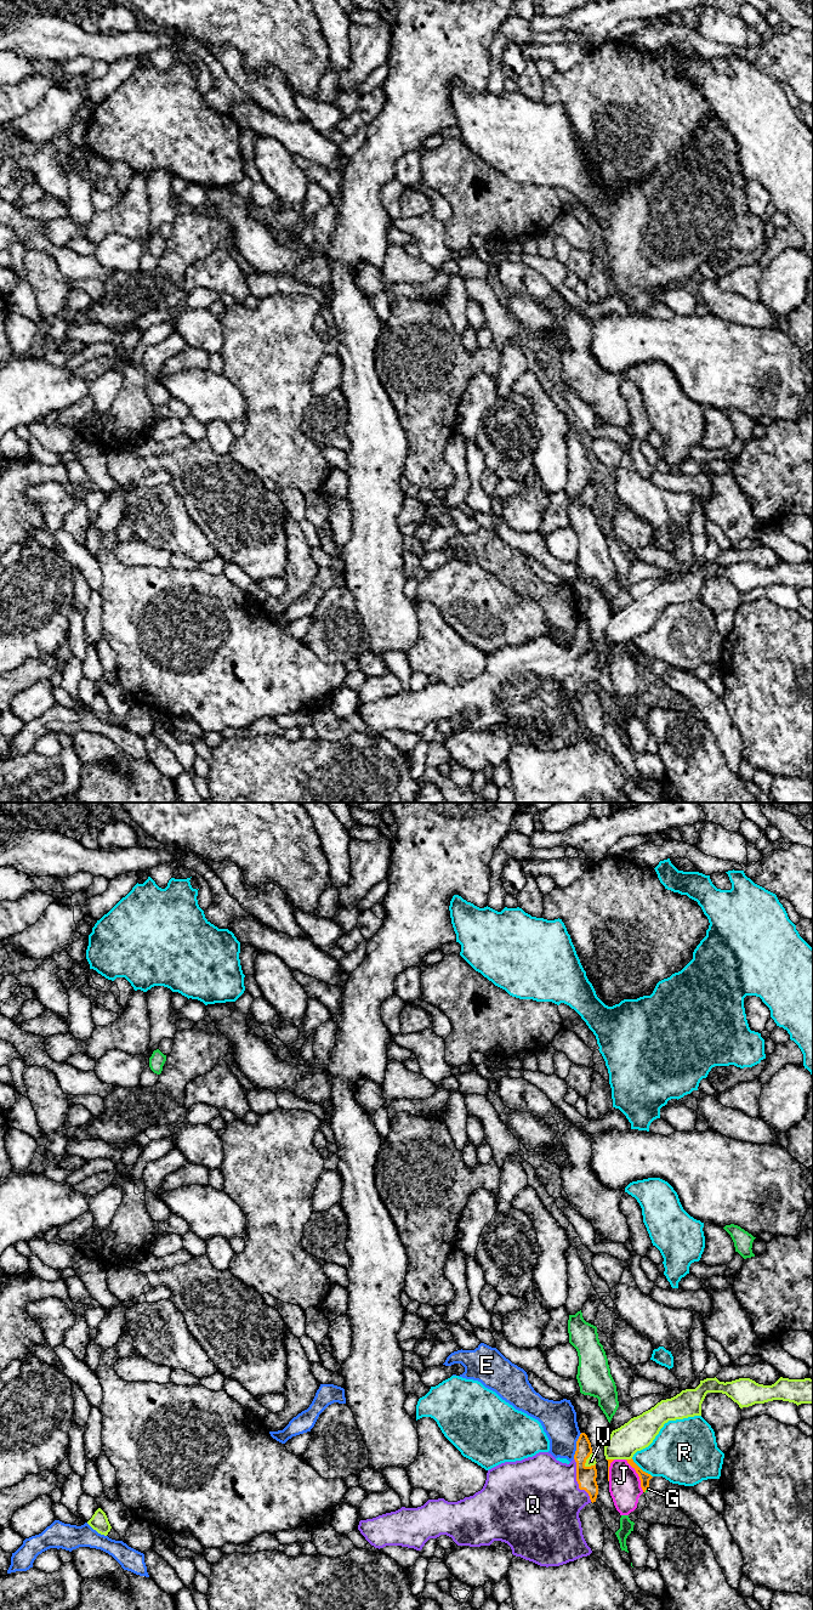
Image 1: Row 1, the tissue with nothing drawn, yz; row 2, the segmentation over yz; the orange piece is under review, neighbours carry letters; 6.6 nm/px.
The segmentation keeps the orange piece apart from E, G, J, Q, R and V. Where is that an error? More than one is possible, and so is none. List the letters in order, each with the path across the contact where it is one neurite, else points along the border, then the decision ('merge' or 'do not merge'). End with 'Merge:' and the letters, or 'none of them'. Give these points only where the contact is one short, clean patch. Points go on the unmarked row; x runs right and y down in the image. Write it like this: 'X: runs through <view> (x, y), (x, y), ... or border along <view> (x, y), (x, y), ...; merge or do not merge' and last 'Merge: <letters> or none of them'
E: border along yz (581, 617), (576, 625), (573, 642); do not merge
G: border along yz (648, 670), (644, 676); do not merge
J: border along yz (625, 644), (637, 658), (643, 675); do not merge
Q: runs through yz (586, 661), (576, 664), (567, 673), (541, 678); merge
R: do not merge
V: do not merge
Merge: Q

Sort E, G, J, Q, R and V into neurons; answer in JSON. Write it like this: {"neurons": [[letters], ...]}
{"neurons": [["E"], ["G"], ["J"], ["Q"], ["R"], ["V"]]}

